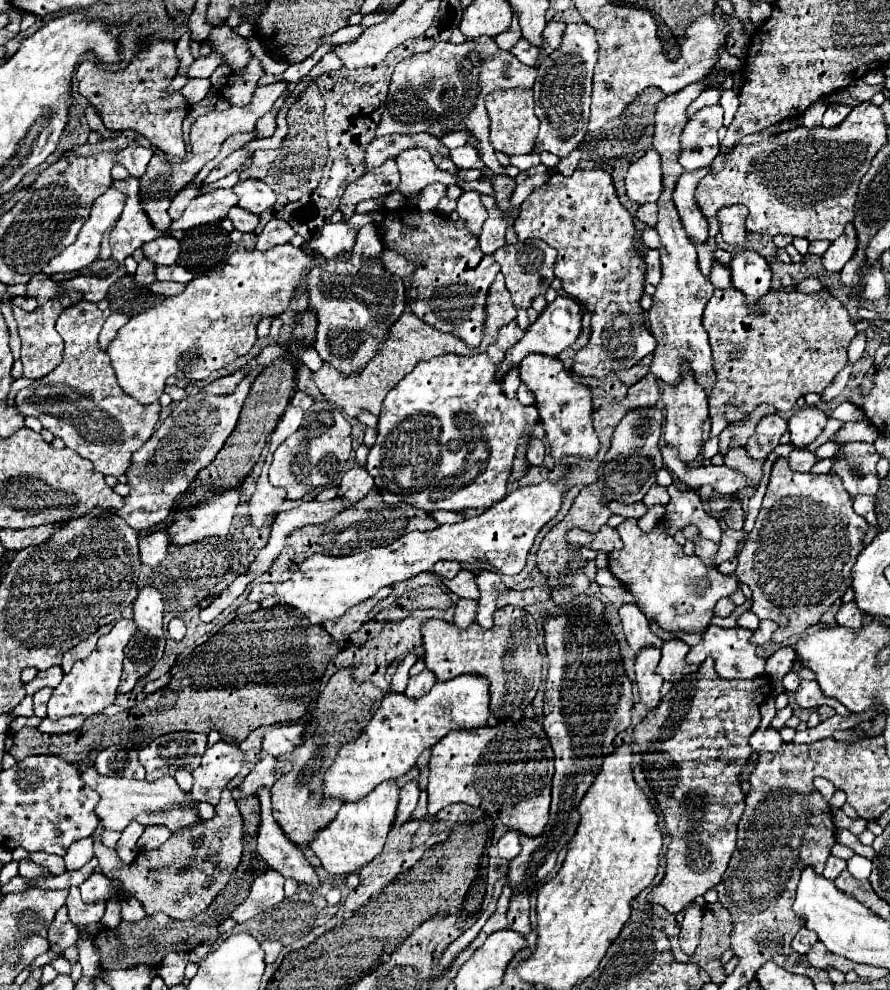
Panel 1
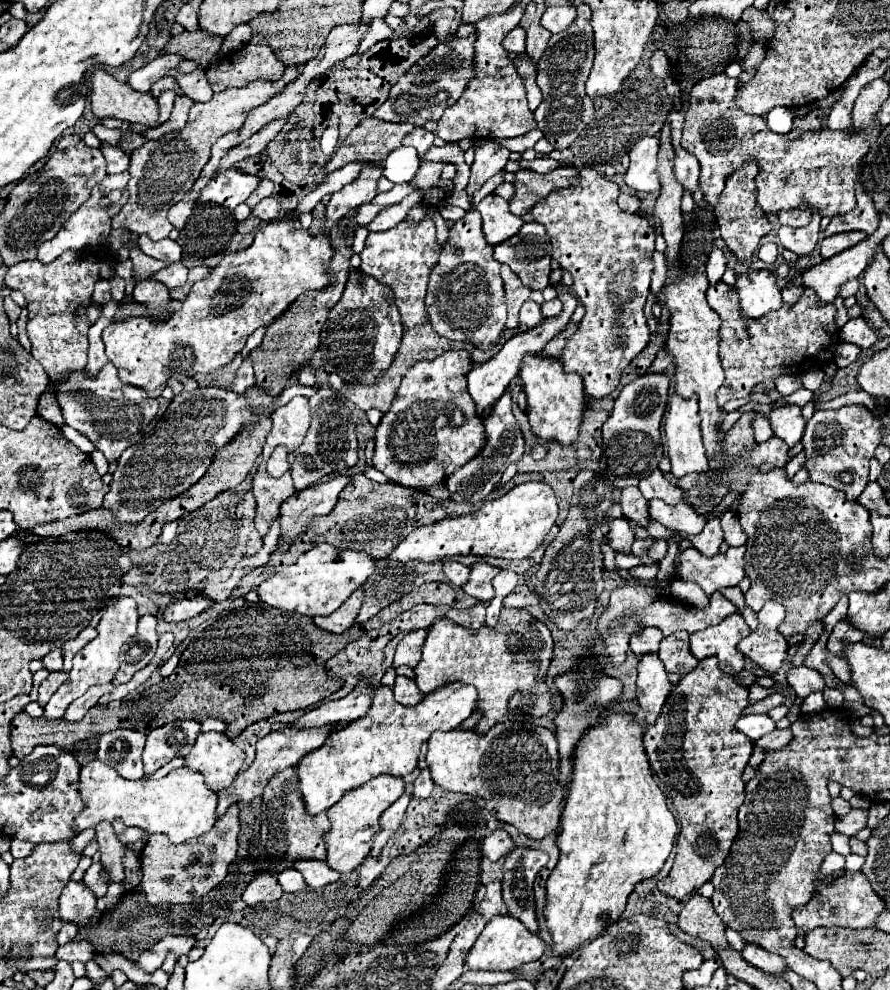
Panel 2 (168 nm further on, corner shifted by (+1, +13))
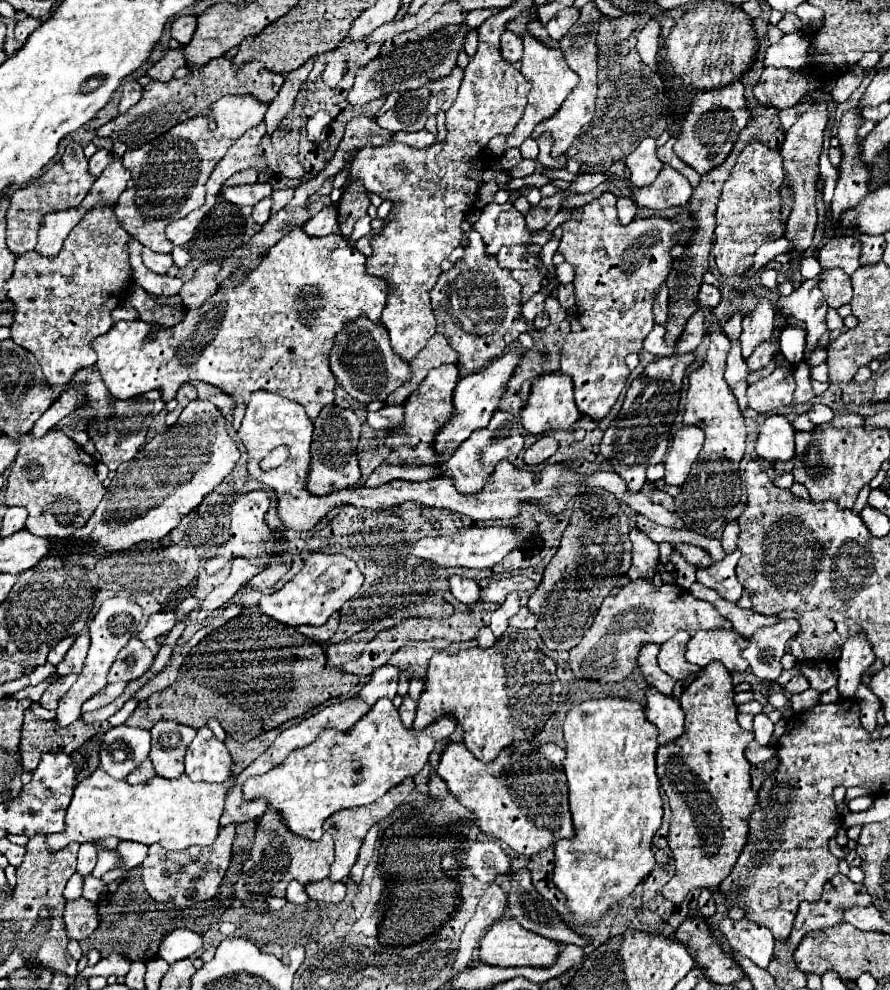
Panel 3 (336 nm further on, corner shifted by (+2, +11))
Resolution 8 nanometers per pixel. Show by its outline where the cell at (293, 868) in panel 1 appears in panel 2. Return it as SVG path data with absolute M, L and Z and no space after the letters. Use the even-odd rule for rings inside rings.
M294 861L292 867L304 875L308 887L312 889L334 883L340 877L340 873L330 869L324 861Z

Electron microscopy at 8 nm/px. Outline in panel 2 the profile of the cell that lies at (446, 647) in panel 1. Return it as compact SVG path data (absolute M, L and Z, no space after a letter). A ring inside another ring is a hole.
M504 609L496 627L482 625L478 631L462 627L446 617L438 619L426 635L422 647L422 659L416 665L416 685L422 693L430 693L448 681L470 683L478 689L478 709L482 711L480 723L474 727L478 733L486 733L492 725L504 721L524 721L526 717L540 717L550 711L550 691L546 685L546 669L552 659L552 637L544 621L530 615L526 609Z

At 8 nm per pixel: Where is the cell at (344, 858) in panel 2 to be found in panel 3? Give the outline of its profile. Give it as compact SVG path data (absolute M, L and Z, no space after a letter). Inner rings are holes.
M405 779L405 781L399 783L397 787L389 789L381 799L377 799L377 801L373 801L373 803L369 803L369 805L363 805L363 807L341 809L341 811L333 813L333 815L323 823L323 829L325 829L327 833L331 833L331 837L335 839L335 861L333 861L331 873L329 873L329 879L331 879L333 883L347 879L347 875L349 875L353 863L357 861L359 849L361 849L361 845L363 845L363 837L365 837L365 833L369 831L369 827L373 827L373 825L381 823L383 819L387 819L401 803L405 803L405 801L411 797L413 789L415 789L413 779Z

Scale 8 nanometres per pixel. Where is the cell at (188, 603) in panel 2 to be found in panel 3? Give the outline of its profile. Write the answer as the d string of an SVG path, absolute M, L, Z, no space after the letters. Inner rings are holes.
M165 611L153 613L153 615L149 617L147 625L143 627L143 631L137 633L137 639L141 639L141 641L155 639L155 637L171 631L171 627L173 627L175 623L179 623L179 621L185 621L185 617L183 617L183 619L175 619L175 613L173 613L173 611L169 611L169 613L165 613Z

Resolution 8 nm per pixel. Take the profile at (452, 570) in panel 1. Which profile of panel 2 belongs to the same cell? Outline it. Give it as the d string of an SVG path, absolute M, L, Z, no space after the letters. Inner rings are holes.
M444 561L444 575L458 587L462 587L468 581L468 567L458 561Z

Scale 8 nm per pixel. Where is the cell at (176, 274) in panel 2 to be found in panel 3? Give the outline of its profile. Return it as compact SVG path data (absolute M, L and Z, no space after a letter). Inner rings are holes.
M137 239L129 241L129 253L131 253L131 267L133 267L133 281L145 289L151 295L177 295L183 281L179 277L167 277L167 275L155 275L151 273L143 261L141 261L141 243Z

